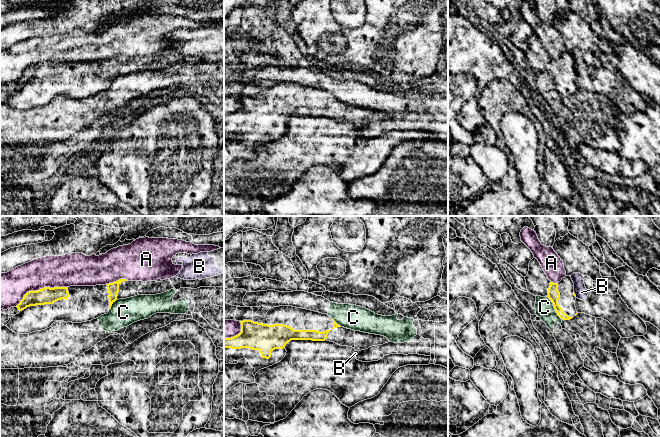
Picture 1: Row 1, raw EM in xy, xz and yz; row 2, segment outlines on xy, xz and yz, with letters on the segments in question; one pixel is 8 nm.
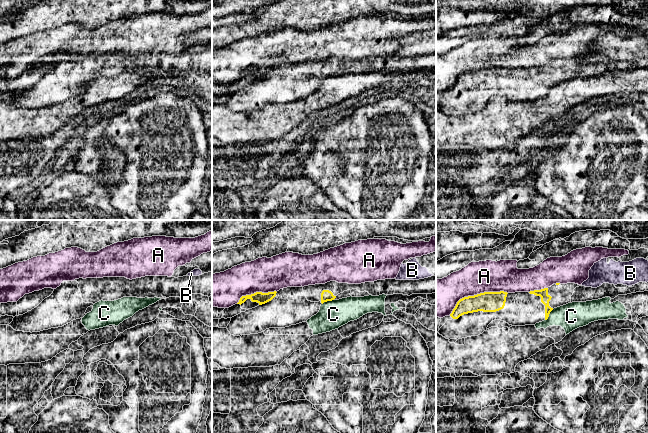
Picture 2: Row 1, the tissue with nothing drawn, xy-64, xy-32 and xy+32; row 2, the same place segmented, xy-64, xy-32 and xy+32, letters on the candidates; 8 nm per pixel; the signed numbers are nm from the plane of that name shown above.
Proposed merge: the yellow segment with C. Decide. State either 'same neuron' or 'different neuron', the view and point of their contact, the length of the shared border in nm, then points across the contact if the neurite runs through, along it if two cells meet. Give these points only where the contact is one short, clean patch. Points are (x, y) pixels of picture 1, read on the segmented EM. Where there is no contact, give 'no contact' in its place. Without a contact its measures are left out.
different neuron | yz (554, 308) | 220 nm | along yz (547, 296), (556, 314), (561, 319)

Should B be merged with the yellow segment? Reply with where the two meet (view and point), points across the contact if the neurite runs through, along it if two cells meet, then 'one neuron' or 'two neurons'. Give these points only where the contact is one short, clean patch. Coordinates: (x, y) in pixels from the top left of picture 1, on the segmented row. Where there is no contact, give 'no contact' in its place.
contact yz (574, 294); border yz (573, 292), (576, 296); two neurons

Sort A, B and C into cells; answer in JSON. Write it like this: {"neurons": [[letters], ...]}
{"neurons": [["A"], ["B"], ["C"]]}

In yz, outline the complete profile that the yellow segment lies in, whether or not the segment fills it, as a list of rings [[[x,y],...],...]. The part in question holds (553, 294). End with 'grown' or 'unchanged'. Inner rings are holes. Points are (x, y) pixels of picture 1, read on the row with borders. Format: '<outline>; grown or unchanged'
[[[533,258],[529,263],[525,280],[528,292],[534,296],[548,297],[561,319],[570,320],[578,314],[575,307],[574,283],[570,276],[565,276],[558,284],[553,283],[548,279],[538,260]]]; grown

